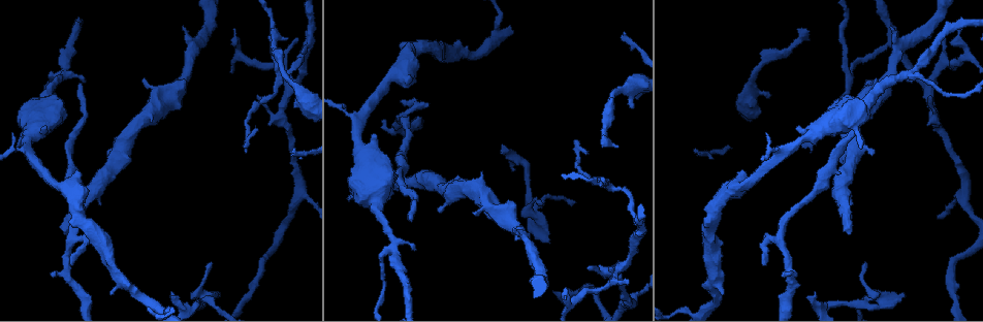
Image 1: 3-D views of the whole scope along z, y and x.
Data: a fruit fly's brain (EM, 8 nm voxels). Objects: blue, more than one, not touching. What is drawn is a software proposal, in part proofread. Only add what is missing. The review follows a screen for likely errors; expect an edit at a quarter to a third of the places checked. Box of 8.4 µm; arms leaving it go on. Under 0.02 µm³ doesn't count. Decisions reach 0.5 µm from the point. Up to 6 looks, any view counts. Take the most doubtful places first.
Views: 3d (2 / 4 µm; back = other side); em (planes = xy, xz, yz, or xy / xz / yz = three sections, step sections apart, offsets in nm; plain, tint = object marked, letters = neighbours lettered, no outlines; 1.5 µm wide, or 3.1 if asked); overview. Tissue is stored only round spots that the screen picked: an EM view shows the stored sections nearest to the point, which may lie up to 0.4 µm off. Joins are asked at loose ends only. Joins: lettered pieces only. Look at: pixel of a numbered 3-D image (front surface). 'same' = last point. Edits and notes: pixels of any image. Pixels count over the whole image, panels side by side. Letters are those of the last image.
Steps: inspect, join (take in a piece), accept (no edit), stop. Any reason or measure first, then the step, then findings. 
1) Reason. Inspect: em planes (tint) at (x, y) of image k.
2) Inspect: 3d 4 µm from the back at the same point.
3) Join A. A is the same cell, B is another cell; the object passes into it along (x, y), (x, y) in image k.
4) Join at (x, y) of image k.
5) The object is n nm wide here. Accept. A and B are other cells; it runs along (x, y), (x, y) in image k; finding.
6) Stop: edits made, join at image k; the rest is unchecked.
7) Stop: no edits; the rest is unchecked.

Inspect: em planes (letters) at (849, 232) of image 1.

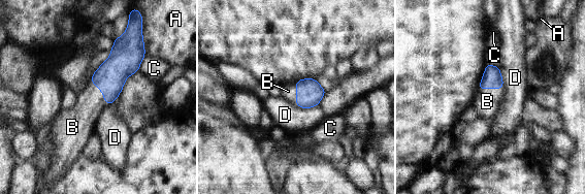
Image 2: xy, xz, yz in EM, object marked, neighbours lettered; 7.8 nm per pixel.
The object is 130 nm wide here; the longest contact is with B, 240 nm. Join B. B is the same cell, A, C and D are other cells; it goes on there.

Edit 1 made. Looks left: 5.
Redraw. Inspect: overview.

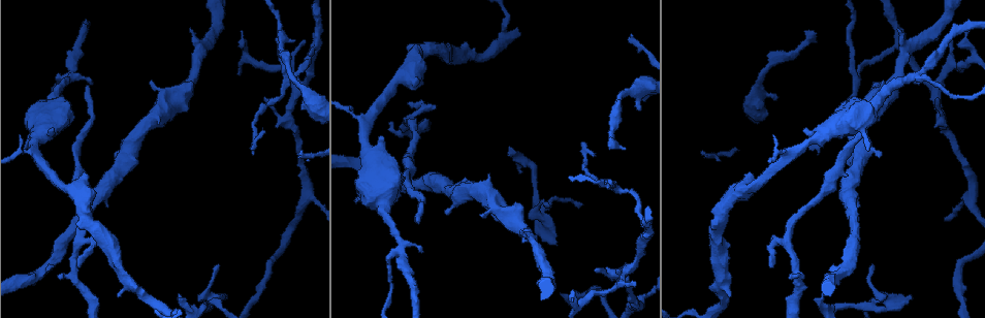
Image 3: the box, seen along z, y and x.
Free end. Inspect: 3d 2 µm at (555, 244) of image 3.

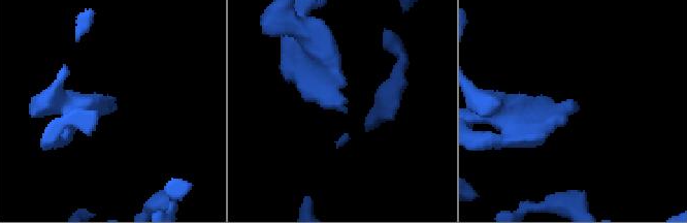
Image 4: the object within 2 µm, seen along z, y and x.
Need the tissue. Inspect: em planes (letters) at (347, 113) of image 4.

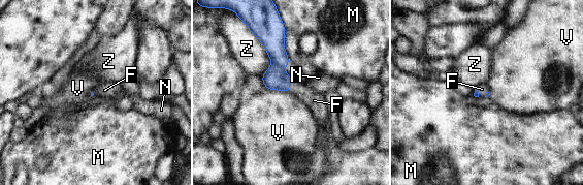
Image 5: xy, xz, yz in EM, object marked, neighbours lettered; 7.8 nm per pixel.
Join F. F is the same cell, M, N, V and Z are other cells; the object passes into it along (274, 79), (288, 86), (314, 100) in image 5; the neuron continues.

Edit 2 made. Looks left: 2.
Stop: edits made, join at image 2, join at image 5; the rest is unchecked.

